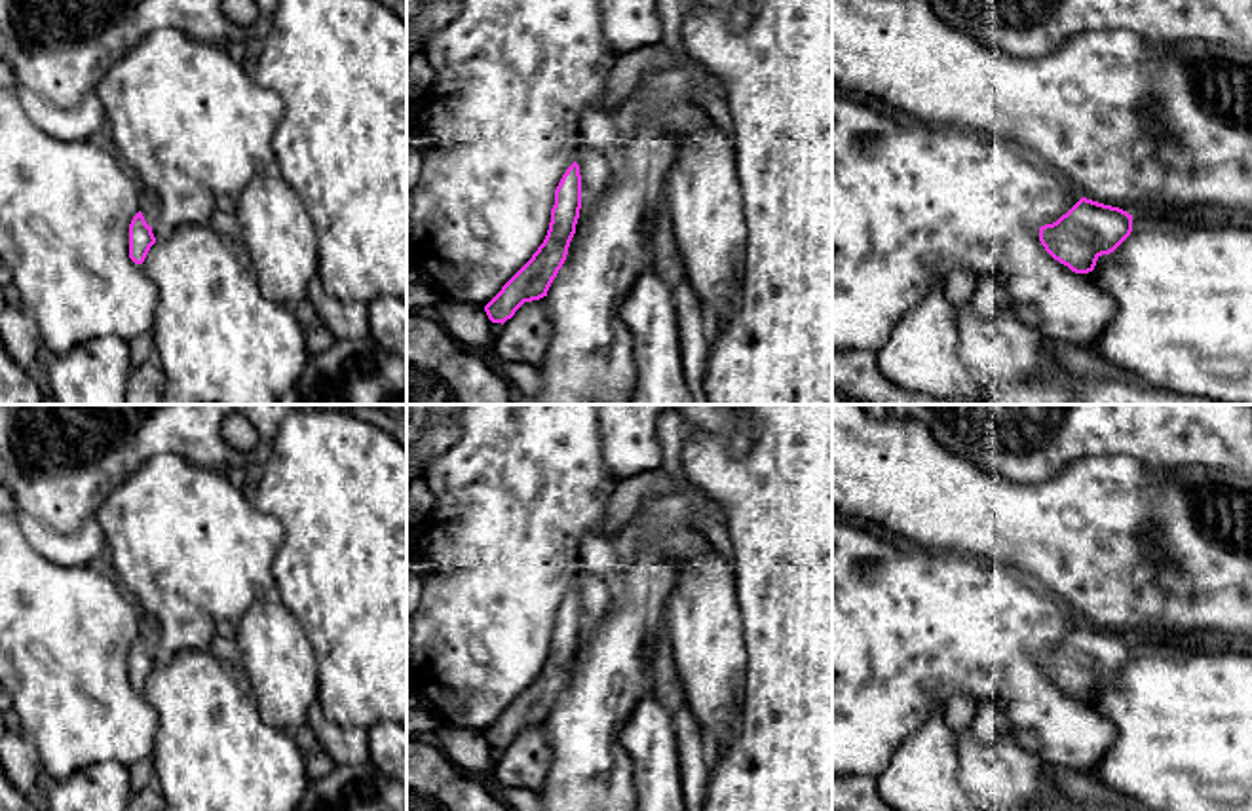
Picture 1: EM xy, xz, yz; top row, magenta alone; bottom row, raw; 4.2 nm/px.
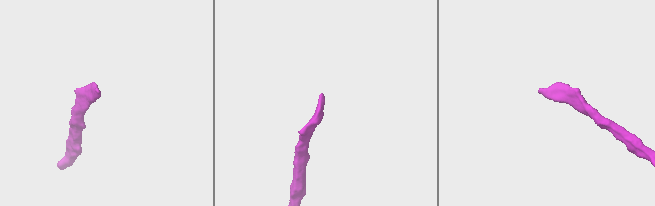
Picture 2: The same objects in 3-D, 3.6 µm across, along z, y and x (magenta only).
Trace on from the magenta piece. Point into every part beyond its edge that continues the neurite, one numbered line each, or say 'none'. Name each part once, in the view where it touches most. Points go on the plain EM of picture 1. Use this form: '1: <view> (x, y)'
1: xy (149, 627)

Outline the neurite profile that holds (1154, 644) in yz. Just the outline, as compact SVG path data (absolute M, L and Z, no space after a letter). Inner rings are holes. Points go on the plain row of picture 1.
M1148 634L1132 640L1134 655L1187 657L1220 646L1216 640L1186 640L1172 634Z

